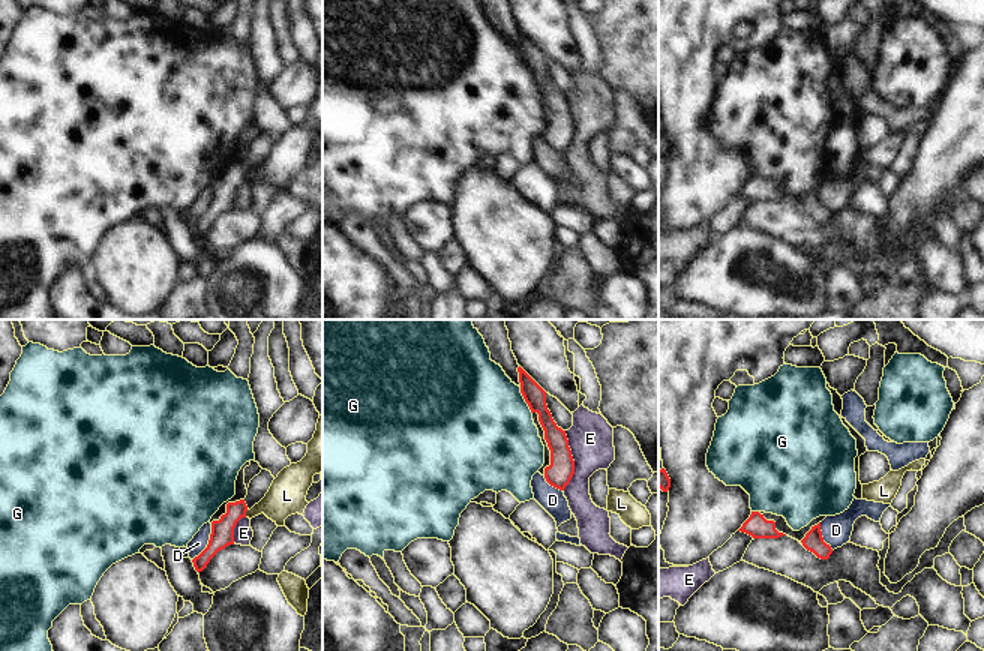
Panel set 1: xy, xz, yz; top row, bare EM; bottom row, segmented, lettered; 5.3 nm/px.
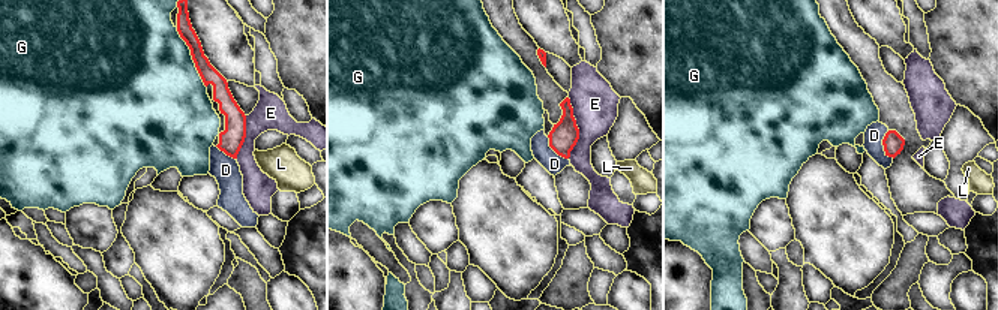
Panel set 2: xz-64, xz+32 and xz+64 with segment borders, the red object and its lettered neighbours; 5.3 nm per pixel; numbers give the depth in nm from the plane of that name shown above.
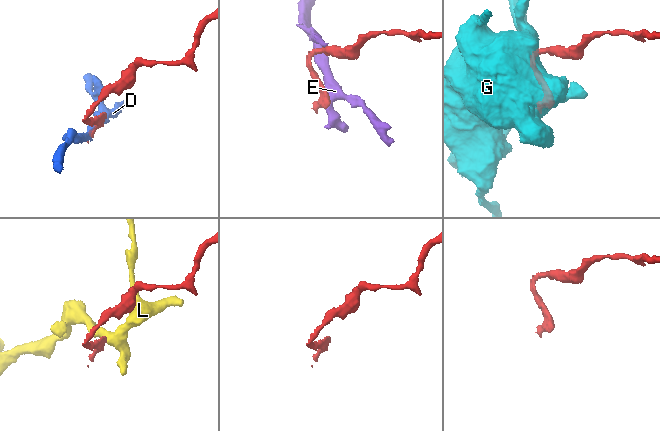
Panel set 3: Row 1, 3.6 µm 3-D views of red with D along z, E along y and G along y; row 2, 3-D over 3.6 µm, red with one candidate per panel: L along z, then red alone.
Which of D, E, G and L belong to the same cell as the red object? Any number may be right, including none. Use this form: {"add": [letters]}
{"add": []}

